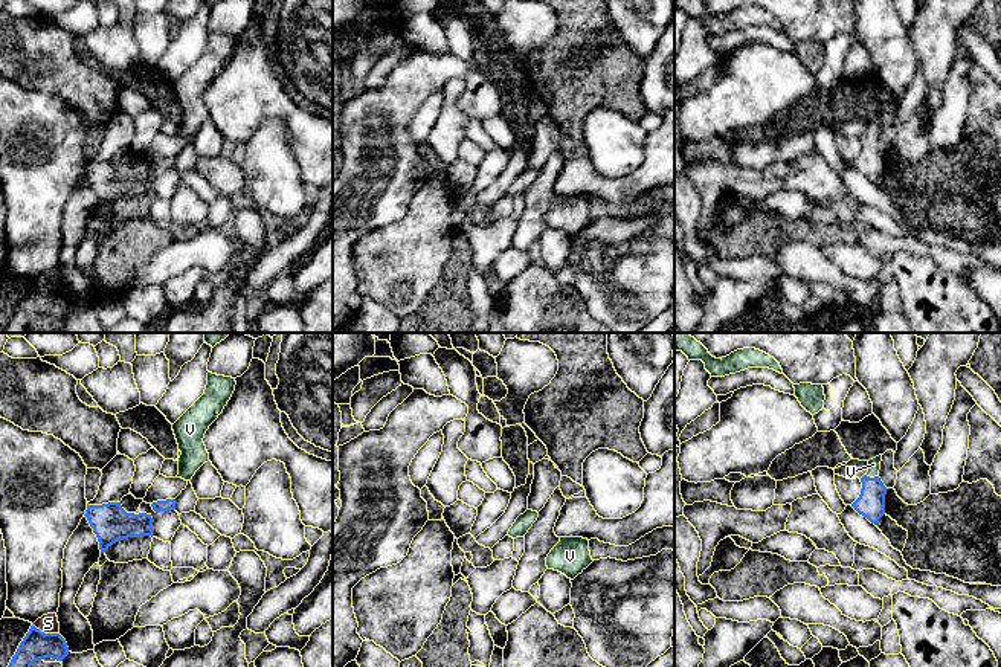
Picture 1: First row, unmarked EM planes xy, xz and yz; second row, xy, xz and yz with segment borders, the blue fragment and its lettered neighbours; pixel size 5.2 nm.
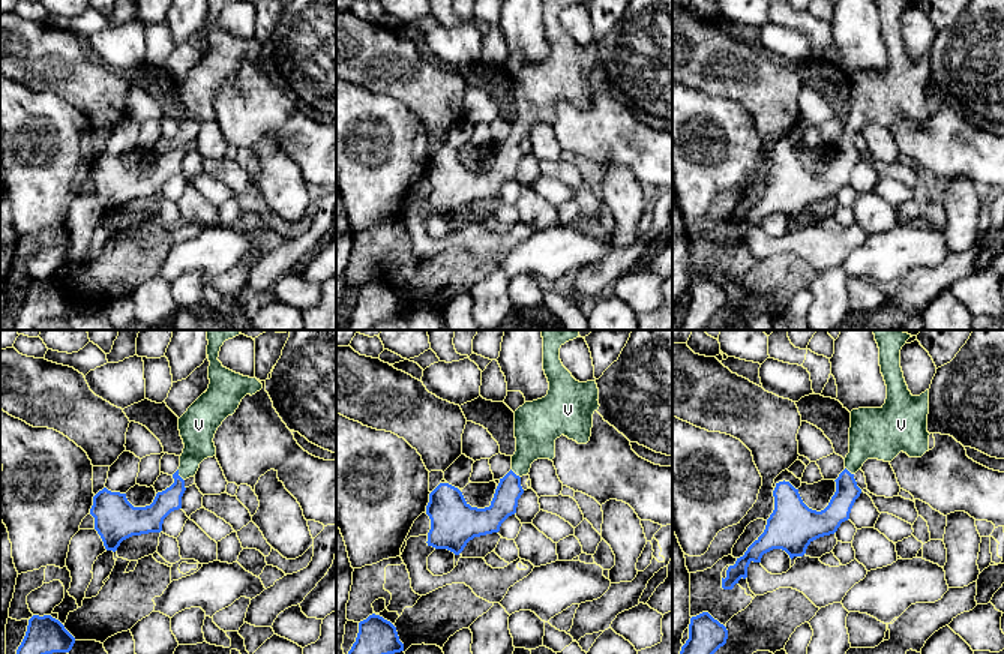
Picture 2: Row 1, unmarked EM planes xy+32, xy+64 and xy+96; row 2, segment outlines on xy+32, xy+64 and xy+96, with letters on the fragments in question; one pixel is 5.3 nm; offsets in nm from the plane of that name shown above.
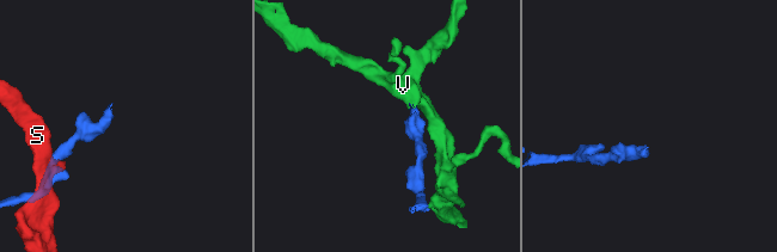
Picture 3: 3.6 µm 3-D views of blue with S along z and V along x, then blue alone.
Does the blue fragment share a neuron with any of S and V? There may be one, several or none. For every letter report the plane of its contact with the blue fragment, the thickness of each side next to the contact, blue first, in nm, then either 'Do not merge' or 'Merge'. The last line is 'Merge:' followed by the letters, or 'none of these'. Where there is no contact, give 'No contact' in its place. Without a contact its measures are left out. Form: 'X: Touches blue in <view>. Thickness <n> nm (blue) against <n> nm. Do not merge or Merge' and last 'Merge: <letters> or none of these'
S: Touches blue in xy. Thickness 150 nm (blue) against 100 nm. Do not merge
V: Touches blue in yz. Thickness 150 nm (blue) against 60 nm. Merge
Merge: V

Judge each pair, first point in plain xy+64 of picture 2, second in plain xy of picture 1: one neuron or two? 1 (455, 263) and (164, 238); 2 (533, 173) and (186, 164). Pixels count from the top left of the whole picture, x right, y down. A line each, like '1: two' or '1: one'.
1: one
2: one

